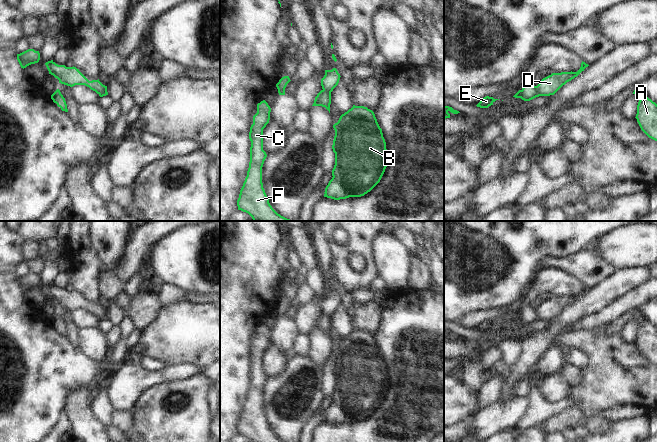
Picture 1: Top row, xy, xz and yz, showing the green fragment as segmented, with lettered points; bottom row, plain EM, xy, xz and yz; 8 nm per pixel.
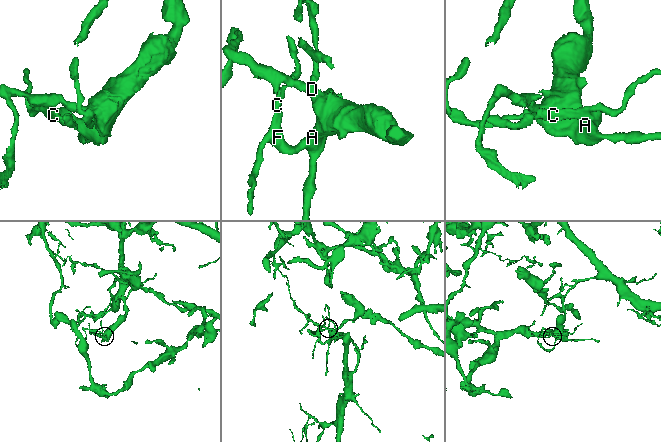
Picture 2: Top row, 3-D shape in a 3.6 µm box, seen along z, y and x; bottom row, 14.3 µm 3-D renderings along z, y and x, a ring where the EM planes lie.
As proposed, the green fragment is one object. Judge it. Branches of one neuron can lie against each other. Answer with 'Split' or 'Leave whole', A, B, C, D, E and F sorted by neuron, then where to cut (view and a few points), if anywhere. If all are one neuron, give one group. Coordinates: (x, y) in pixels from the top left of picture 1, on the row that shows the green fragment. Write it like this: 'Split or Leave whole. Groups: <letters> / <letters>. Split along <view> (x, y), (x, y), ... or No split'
Split. Groups: A B C D F / E. Split along yz (535, 86), (540, 95)

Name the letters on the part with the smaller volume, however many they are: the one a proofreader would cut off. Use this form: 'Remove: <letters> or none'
Remove: E

